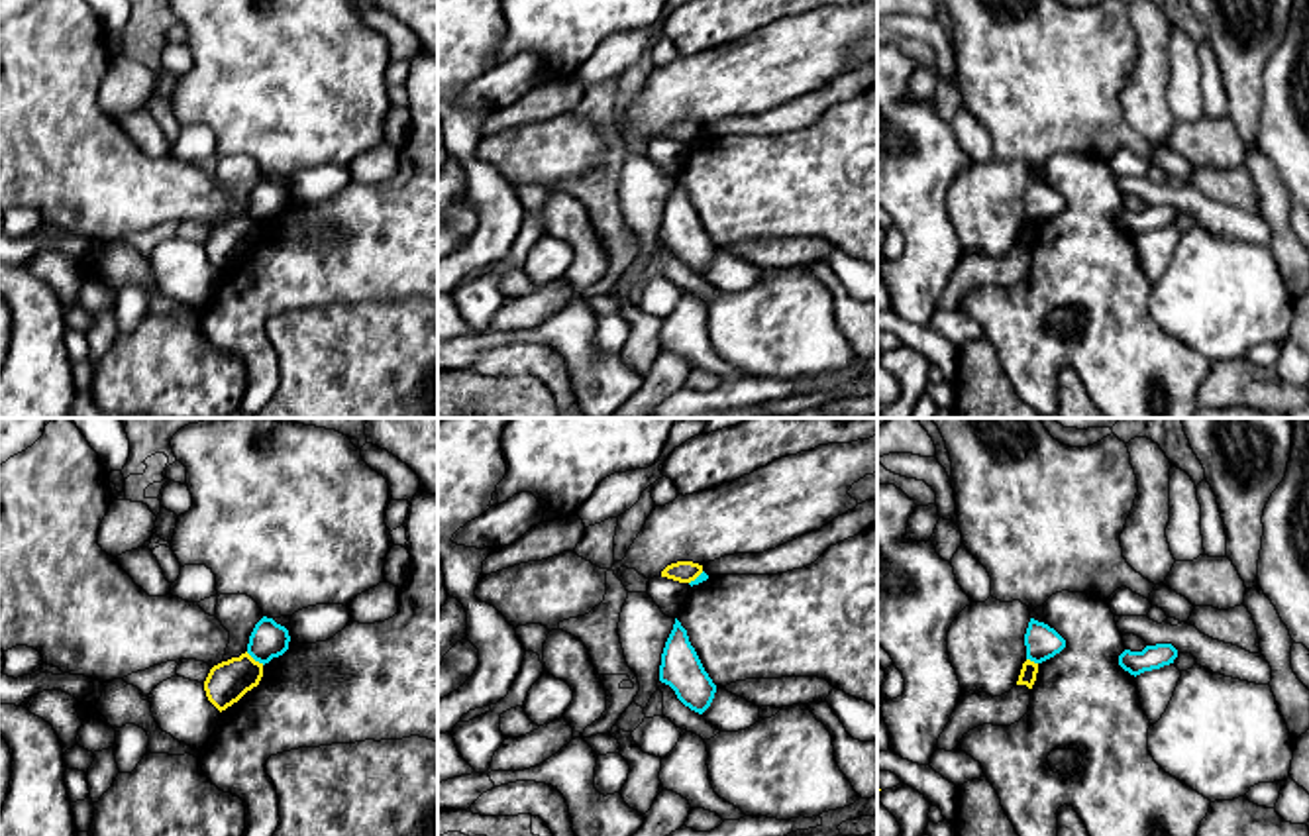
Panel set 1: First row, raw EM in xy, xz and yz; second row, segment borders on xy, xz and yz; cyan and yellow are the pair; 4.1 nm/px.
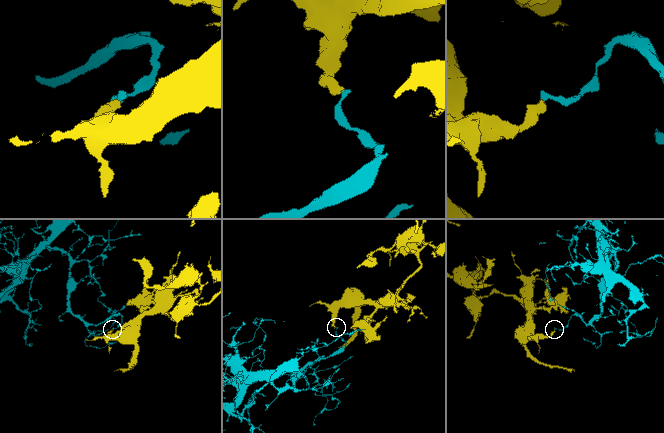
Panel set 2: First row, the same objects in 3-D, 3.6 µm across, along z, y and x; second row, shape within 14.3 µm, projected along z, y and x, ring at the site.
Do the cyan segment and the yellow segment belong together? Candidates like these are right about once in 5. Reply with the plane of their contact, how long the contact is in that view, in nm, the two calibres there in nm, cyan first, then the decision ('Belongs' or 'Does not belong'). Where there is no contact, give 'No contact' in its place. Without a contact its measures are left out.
Touches cyan in xy. Shared border 90 nm. Thickness 150 nm (cyan) against 170 nm. Does not belong

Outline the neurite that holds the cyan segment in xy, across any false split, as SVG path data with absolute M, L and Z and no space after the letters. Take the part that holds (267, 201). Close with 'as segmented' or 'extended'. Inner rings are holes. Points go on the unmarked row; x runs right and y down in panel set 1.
M263 177L249 196L247 214L265 226L273 218L283 216L288 210L288 202L288 190L273 179Z | as segmented

